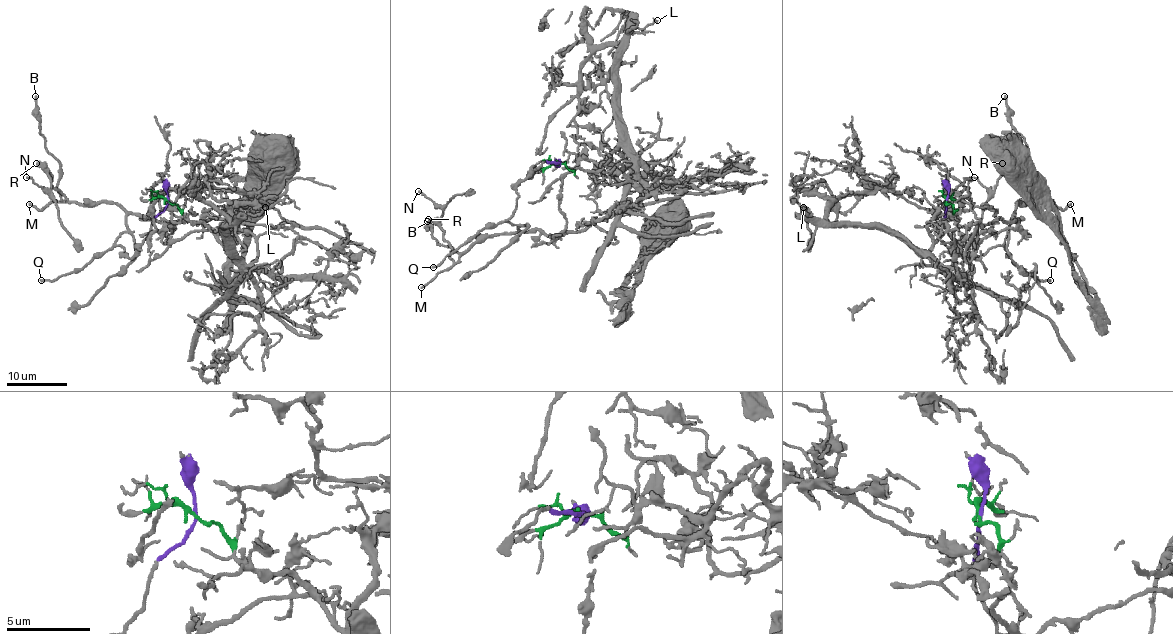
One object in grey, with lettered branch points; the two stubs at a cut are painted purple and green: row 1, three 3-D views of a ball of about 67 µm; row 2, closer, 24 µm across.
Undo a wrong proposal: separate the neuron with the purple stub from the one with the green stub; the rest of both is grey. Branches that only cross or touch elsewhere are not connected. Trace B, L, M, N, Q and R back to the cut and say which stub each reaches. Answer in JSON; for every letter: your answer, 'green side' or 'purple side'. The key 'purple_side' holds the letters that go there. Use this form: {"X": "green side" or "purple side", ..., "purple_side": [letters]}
{"B": "purple side", "L": "green side", "M": "purple side", "N": "purple side", "Q": "purple side", "R": "purple side", "purple_side": ["B", "M", "N", "Q", "R"]}

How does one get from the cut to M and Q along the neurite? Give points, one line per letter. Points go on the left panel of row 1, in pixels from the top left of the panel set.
M: (168, 200), (130, 257), (115, 244), (127, 229), (124, 211), (115, 203), (49, 202), (42, 209), (28, 203)
Q: (168, 200), (155, 218), (150, 235), (130, 257), (117, 245), (54, 280), (40, 280)

